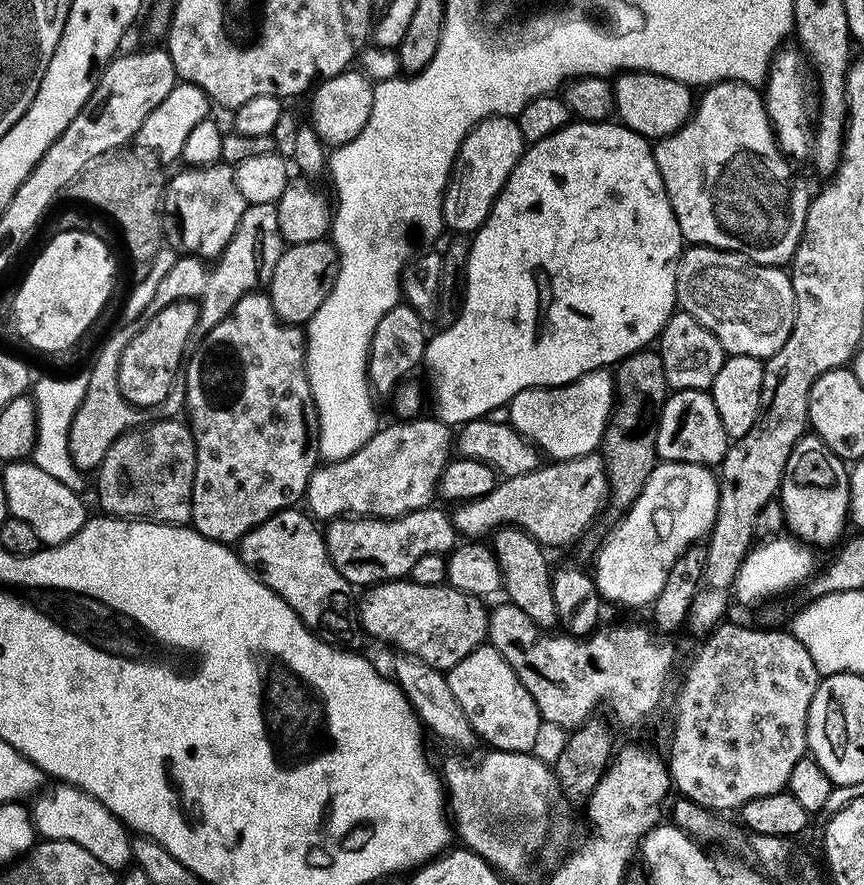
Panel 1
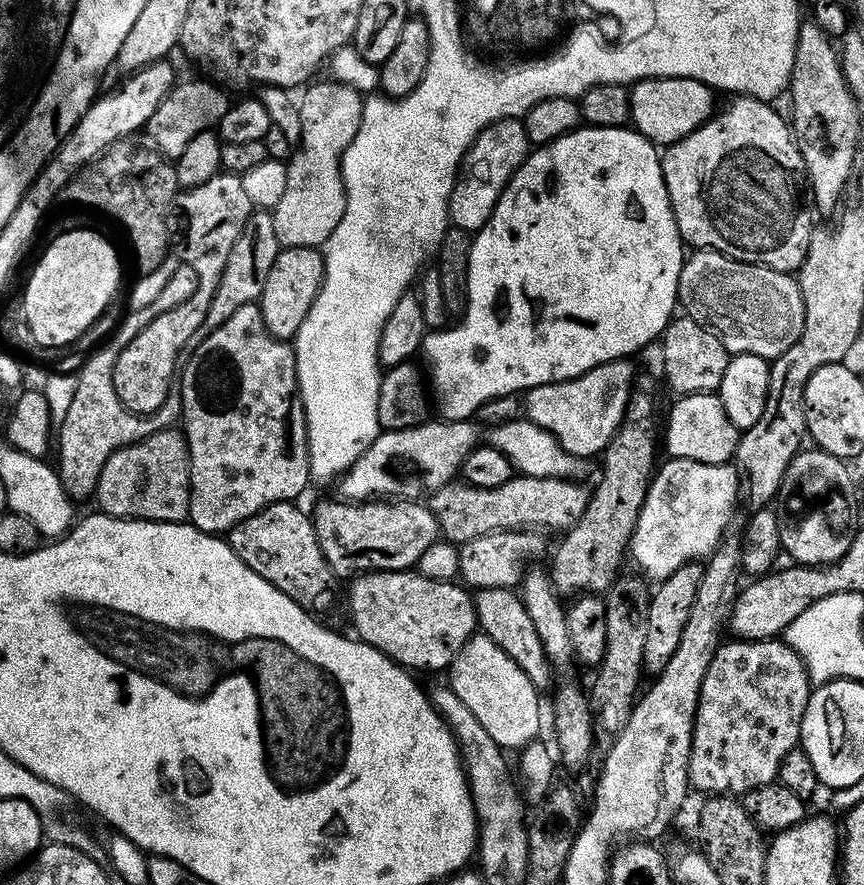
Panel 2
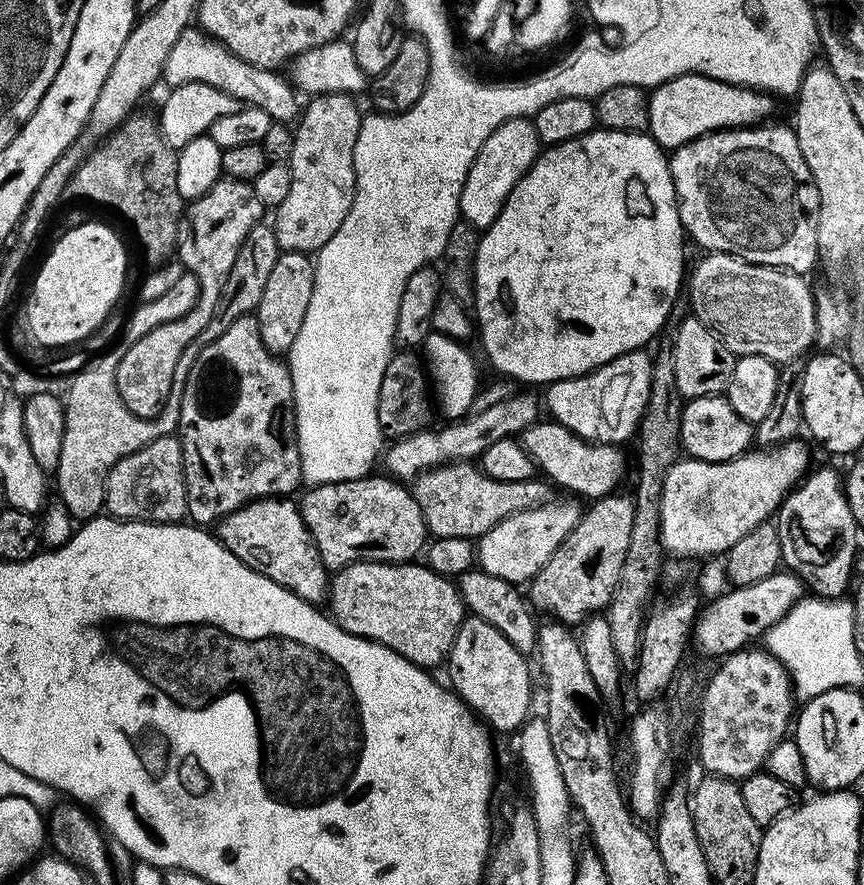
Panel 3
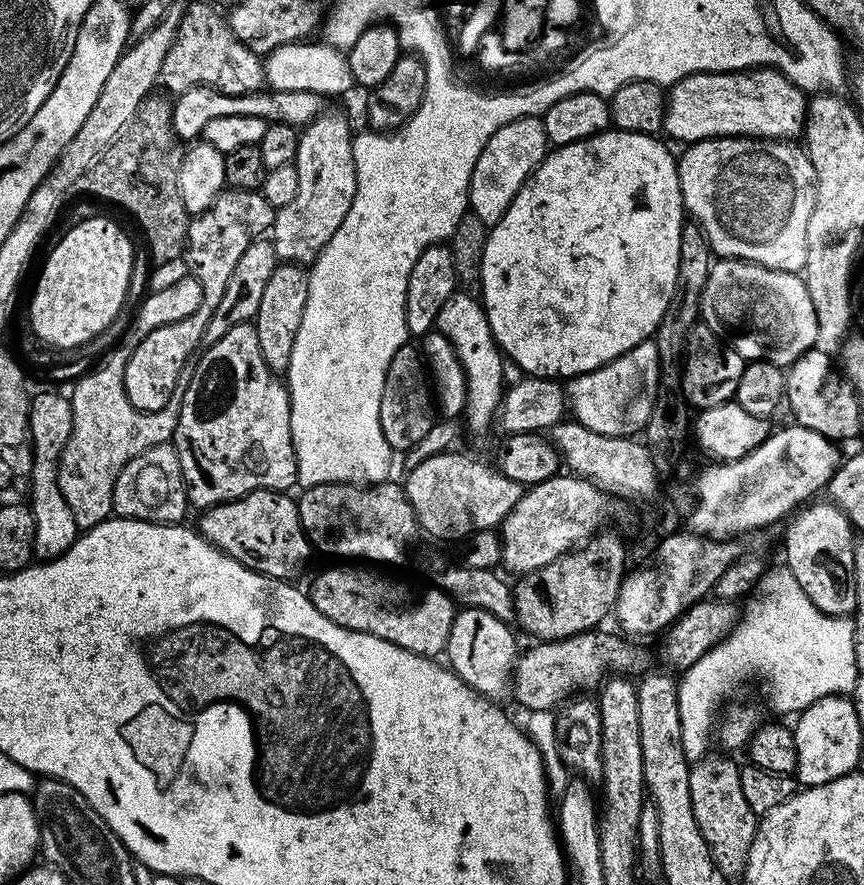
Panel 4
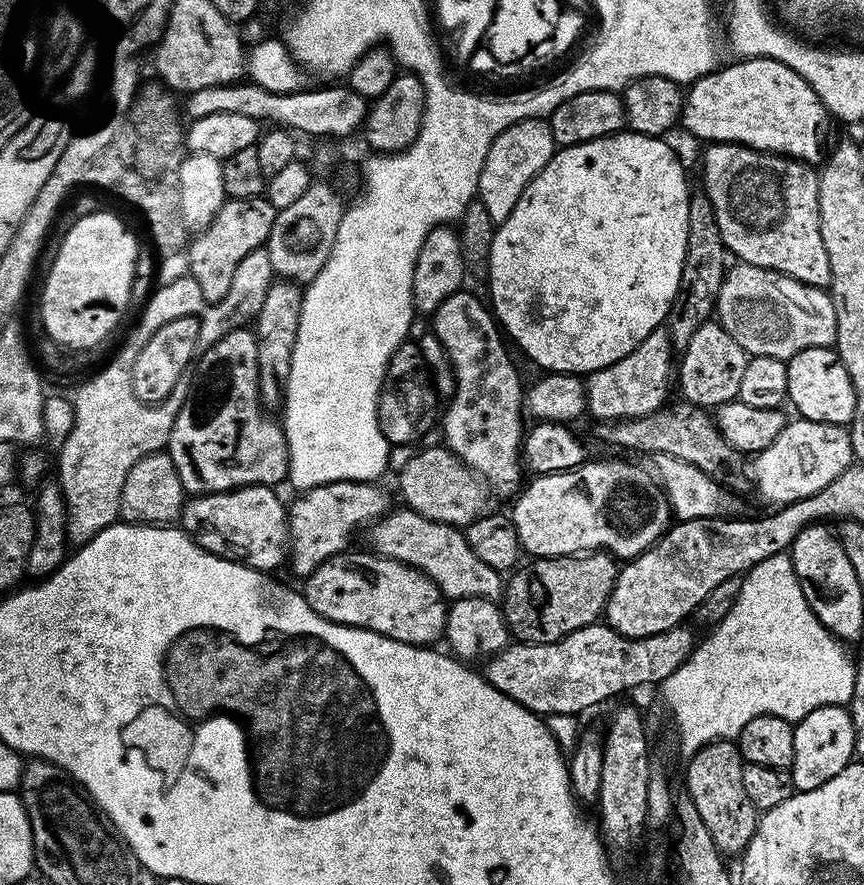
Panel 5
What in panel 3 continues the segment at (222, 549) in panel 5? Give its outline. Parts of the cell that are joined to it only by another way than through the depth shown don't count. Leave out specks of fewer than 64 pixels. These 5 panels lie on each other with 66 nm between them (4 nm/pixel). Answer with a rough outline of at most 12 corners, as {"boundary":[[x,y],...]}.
{"boundary":[[268,496],[223,516],[214,535],[298,598],[327,597],[295,499]]}

